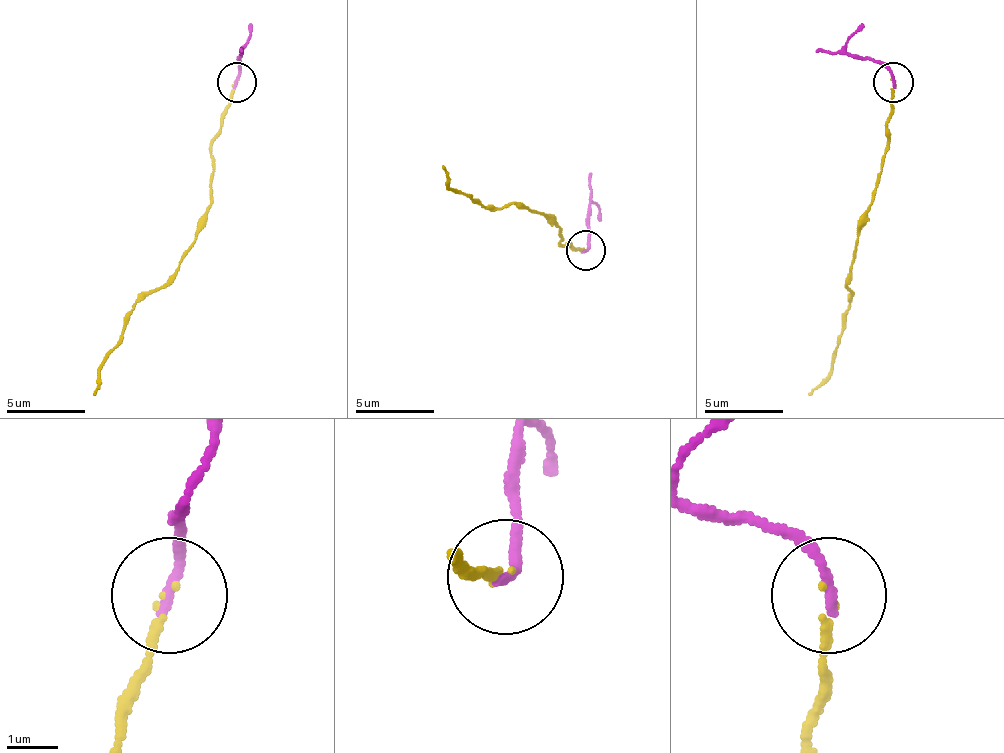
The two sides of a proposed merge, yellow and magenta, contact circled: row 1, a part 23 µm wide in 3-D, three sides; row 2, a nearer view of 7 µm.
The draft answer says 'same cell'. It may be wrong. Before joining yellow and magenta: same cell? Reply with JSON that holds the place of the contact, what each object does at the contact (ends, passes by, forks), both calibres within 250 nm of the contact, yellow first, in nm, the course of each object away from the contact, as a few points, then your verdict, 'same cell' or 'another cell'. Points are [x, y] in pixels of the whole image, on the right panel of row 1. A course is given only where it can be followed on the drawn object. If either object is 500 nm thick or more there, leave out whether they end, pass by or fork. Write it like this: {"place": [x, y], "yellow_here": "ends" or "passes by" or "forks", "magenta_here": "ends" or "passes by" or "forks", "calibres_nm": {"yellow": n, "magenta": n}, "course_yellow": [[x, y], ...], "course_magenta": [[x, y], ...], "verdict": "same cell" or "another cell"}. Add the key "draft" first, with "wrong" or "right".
{"draft": "wrong", "place": [893, 82], "yellow_here": "ends", "magenta_here": "ends", "calibres_nm": {"yellow": 120, "magenta": 200}, "course_yellow": [[894, 83], [886, 146], [874, 202], [847, 285], [851, 304], [827, 376], [807, 395]], "course_magenta": [[894, 83], [878, 63], [847, 47], [862, 23]], "verdict": "another cell"}

